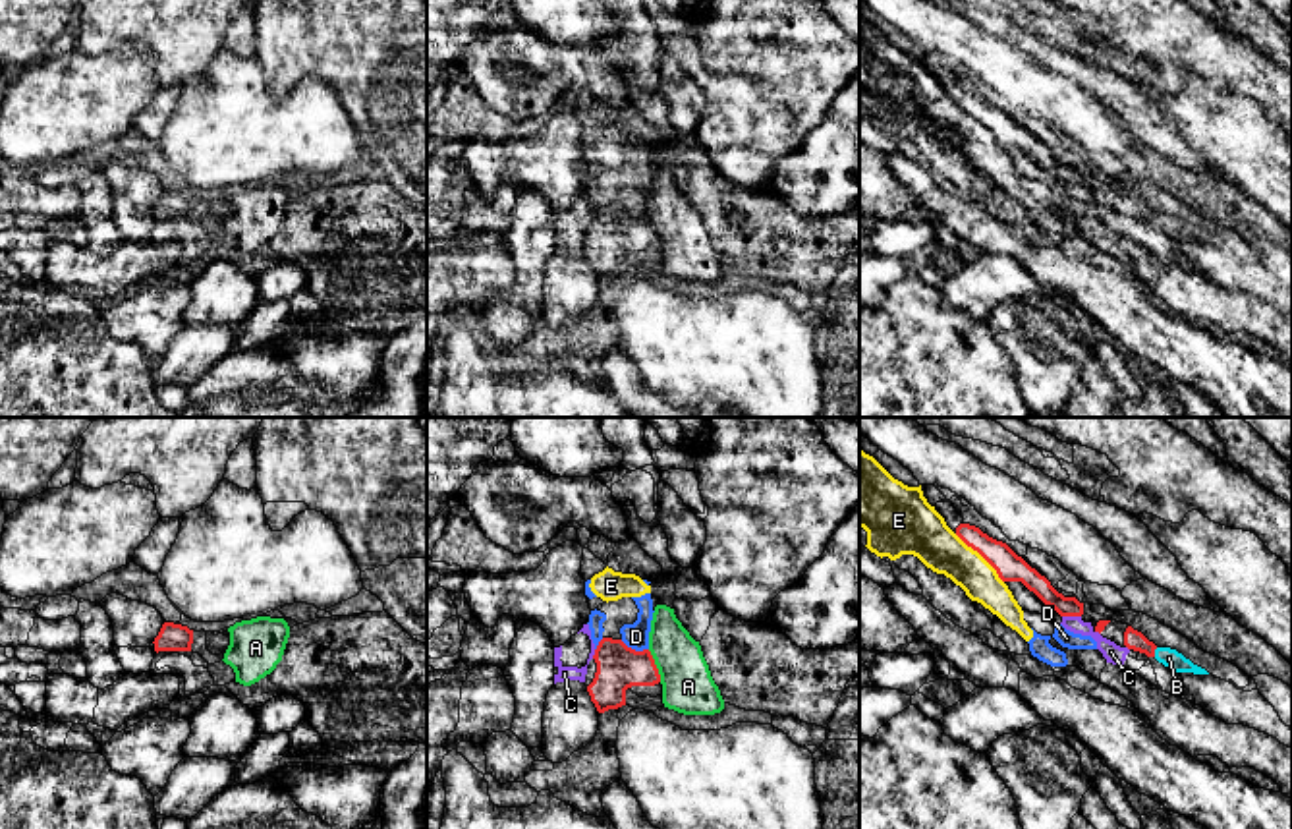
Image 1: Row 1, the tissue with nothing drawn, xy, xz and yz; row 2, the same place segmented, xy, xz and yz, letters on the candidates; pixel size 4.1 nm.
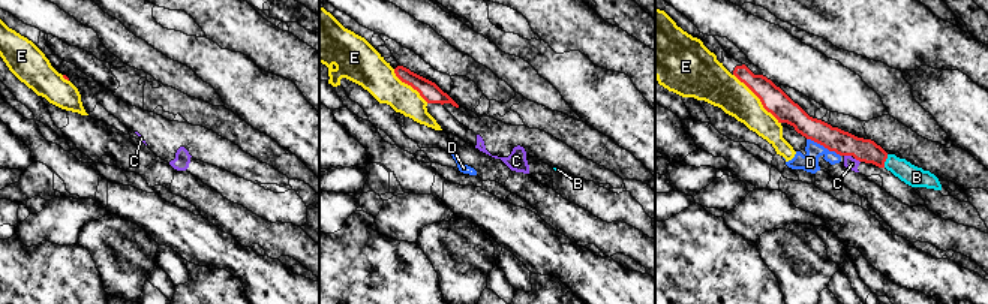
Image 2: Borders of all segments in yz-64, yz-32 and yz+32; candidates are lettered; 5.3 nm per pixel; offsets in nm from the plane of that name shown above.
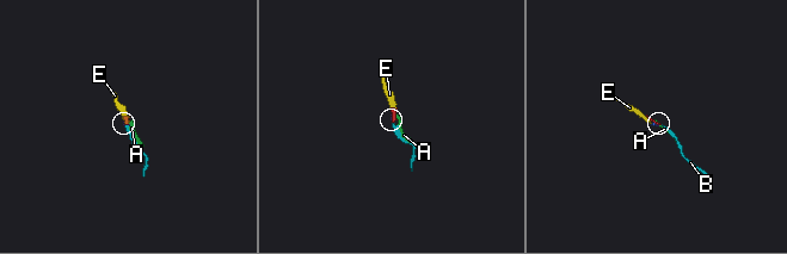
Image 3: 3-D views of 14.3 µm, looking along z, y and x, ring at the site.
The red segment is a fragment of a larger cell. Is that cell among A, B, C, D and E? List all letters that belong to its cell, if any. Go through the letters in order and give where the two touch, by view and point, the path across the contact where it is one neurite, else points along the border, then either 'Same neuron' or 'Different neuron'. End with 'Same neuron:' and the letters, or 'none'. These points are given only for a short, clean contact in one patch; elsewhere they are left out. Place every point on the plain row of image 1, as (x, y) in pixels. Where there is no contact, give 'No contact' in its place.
A: Touches red at xz (655, 232). Boundary: xz (647, 217), (661, 248). Different neuron
B: Touches red at yz (1153, 219). Path across: yz (1134, 207), (1153, 219), (1169, 225). Same neuron
C: Touches red at yz (1072, 182). Boundary: yz (1063, 182), (1080, 184). Different neuron
D: Touches red at xz (634, 217). Boundary: xz (620, 207), (636, 217), (647, 217). Different neuron
E: Touches red at yz (982, 122). Boundary: yz (954, 101), (1003, 149). Different neuron
Same neuron: B

